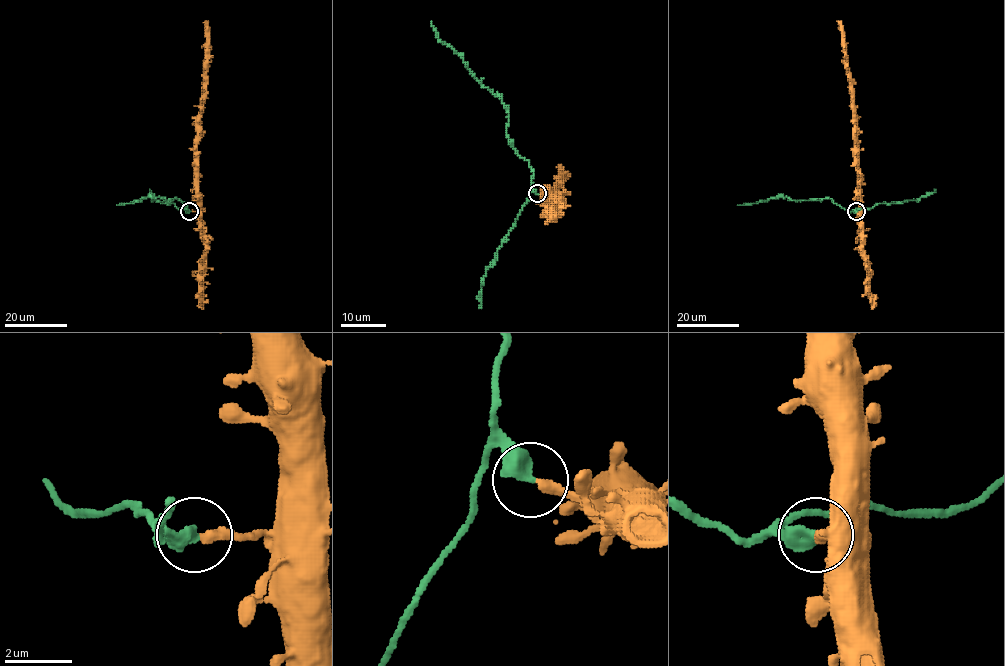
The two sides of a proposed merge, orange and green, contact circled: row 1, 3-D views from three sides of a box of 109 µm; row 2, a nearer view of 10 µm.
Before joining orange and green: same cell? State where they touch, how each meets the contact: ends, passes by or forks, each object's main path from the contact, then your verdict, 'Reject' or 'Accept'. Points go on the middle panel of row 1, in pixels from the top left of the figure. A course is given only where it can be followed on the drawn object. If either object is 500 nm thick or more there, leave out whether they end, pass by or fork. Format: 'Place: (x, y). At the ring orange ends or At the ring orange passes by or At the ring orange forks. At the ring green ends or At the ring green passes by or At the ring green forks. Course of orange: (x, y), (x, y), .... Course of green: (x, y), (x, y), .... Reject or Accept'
Place: (537, 193). At the ring orange ends. At the ring green ends. Course of orange: (537, 193), (549, 199), (548, 193), (560, 180), (562, 166). Course of green: (536, 193), (532, 182), (533, 171), (507, 134), (508, 108), (477, 80), (464, 59), (439, 39), (431, 21). Reject

